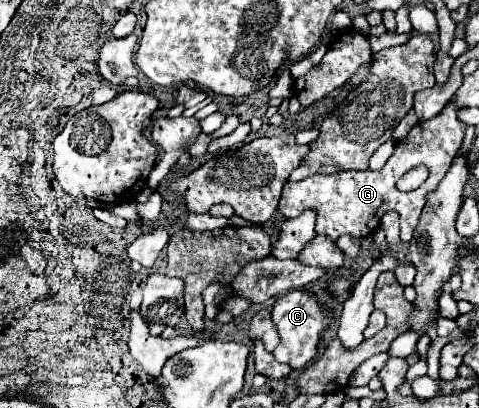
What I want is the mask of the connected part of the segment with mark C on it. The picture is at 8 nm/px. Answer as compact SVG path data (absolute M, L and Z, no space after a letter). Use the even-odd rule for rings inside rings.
M290 291L276 299L272 309L272 321L280 333L280 345L272 351L276 361L290 365L292 369L304 369L316 357L316 345L322 331L330 325L330 315L320 309L318 299L308 291Z

